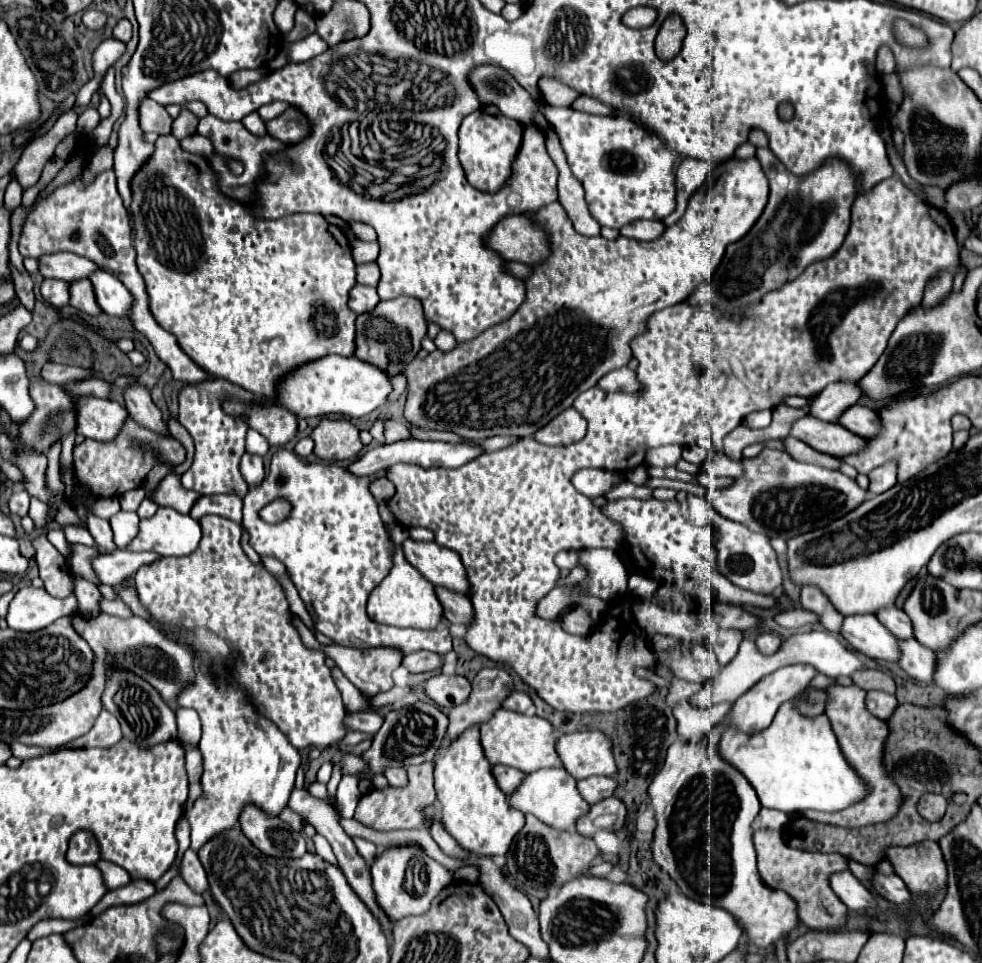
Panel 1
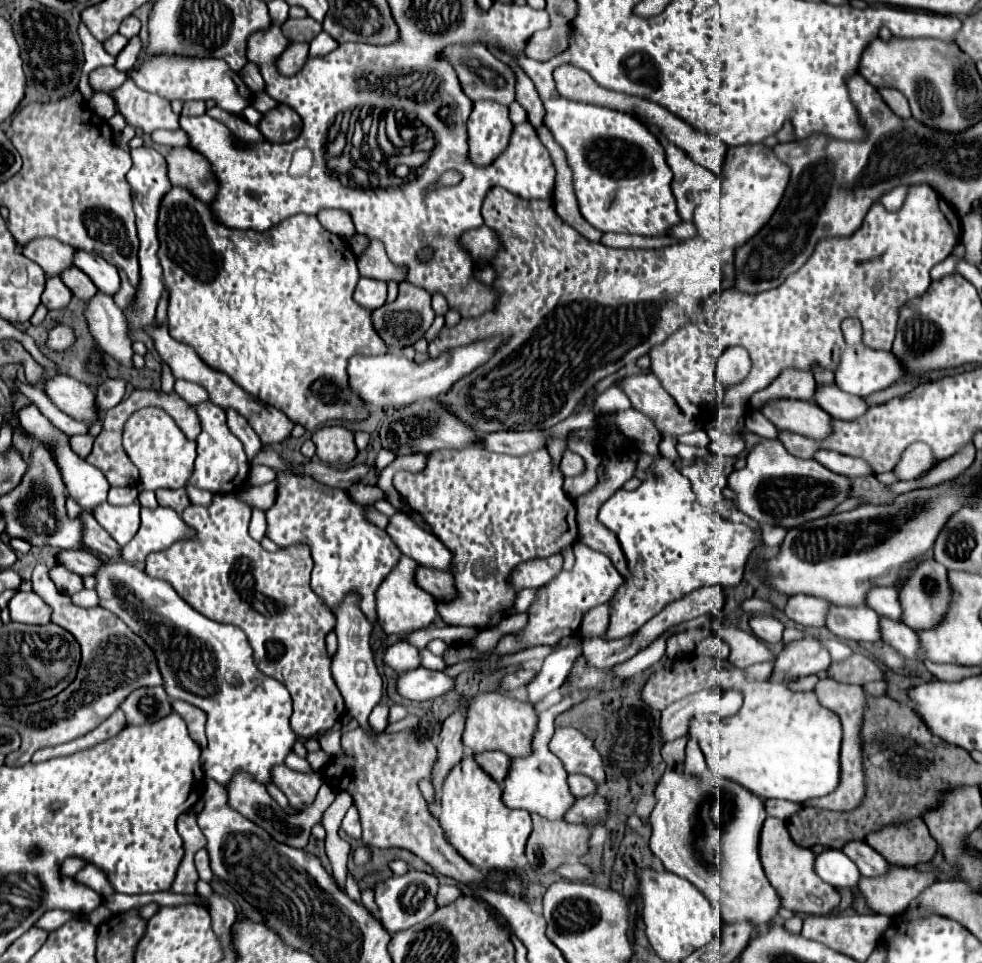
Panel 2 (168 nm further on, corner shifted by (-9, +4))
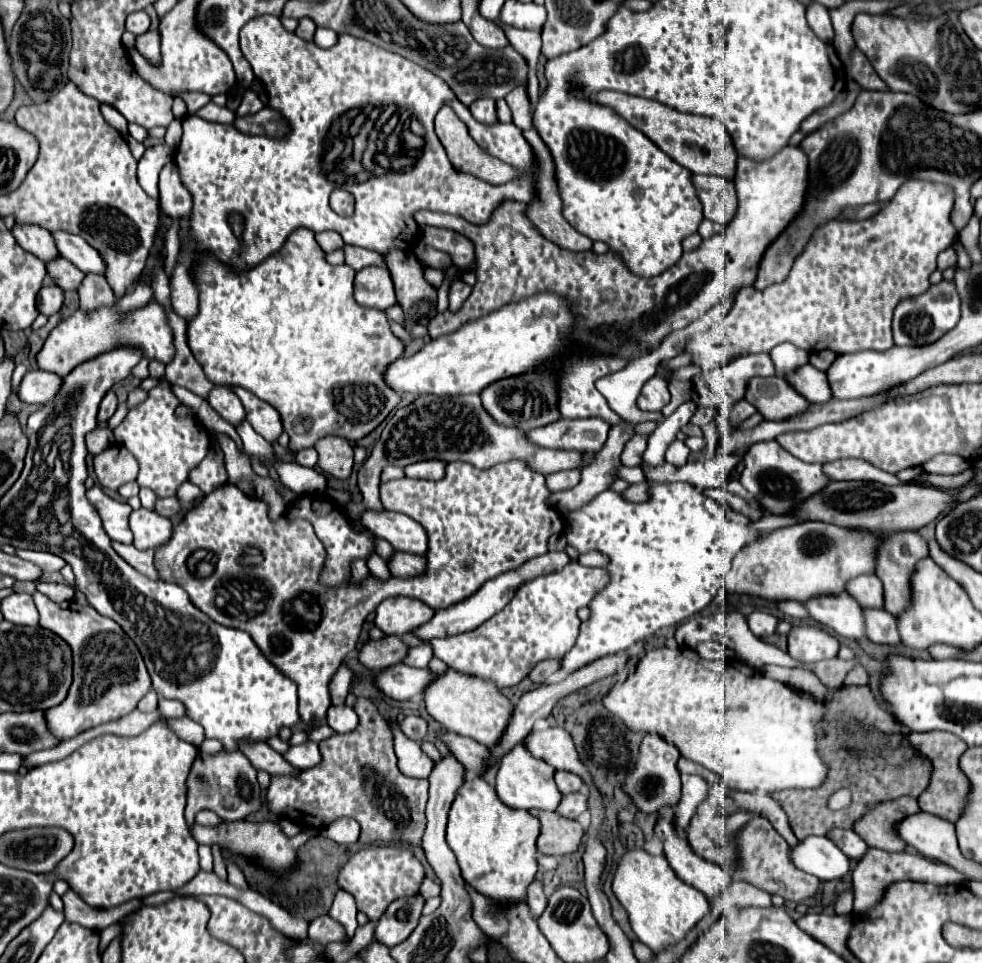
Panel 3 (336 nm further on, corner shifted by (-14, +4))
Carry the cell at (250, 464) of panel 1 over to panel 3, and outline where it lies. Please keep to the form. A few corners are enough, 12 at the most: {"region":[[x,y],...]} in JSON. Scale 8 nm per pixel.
{"region":[[215,387],[209,405],[233,427],[245,409],[229,387]]}

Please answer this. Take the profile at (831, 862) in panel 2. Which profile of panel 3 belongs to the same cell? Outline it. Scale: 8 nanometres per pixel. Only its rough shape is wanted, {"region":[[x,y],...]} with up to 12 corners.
{"region":[[827,837],[793,849],[795,865],[821,881],[851,871],[849,857]]}

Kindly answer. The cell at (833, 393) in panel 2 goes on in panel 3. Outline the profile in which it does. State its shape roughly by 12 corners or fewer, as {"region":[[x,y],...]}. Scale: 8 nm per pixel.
{"region":[[809,363],[789,383],[811,403],[833,399],[827,375]]}

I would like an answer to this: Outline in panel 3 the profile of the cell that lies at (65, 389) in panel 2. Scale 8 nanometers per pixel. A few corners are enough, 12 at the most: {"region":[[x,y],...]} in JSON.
{"region":[[33,369],[19,387],[25,403],[51,403],[63,377]]}

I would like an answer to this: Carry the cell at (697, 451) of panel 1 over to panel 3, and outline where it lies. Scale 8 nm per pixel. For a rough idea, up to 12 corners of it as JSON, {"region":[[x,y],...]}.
{"region":[[683,441],[669,445],[667,463],[687,463],[689,447]]}

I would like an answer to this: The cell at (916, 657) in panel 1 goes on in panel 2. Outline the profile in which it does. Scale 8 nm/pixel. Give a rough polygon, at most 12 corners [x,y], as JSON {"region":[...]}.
{"region":[[880,619],[882,641],[902,657],[924,661],[916,631]]}

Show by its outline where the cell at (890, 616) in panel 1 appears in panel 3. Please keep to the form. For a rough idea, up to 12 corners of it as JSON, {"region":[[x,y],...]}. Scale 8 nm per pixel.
{"region":[[855,577],[847,593],[865,609],[883,609],[879,577]]}

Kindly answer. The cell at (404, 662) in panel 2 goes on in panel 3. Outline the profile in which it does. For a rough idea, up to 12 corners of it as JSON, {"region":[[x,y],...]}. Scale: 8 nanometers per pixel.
{"region":[[395,635],[369,641],[359,661],[375,671],[401,663],[409,647]]}

